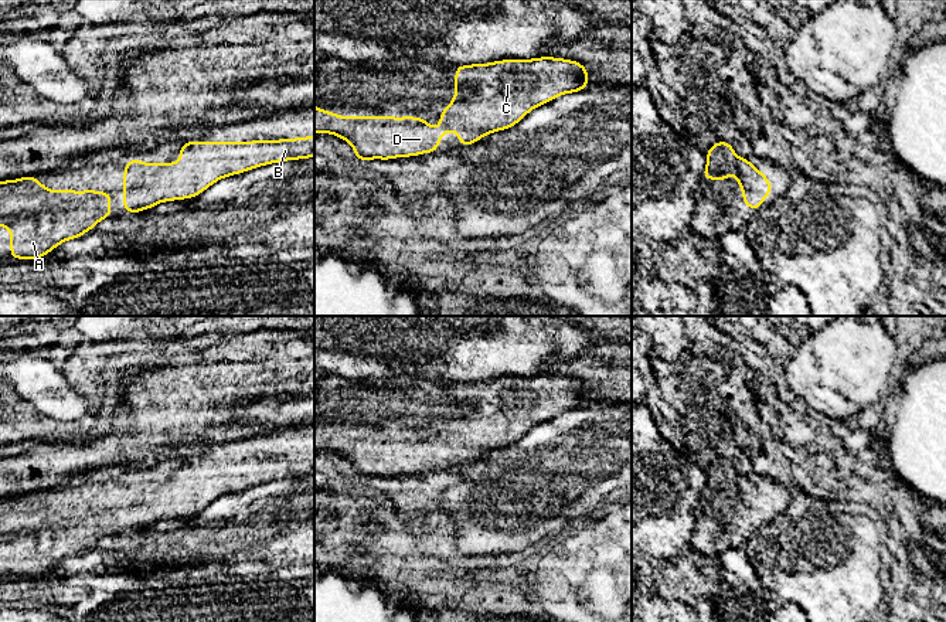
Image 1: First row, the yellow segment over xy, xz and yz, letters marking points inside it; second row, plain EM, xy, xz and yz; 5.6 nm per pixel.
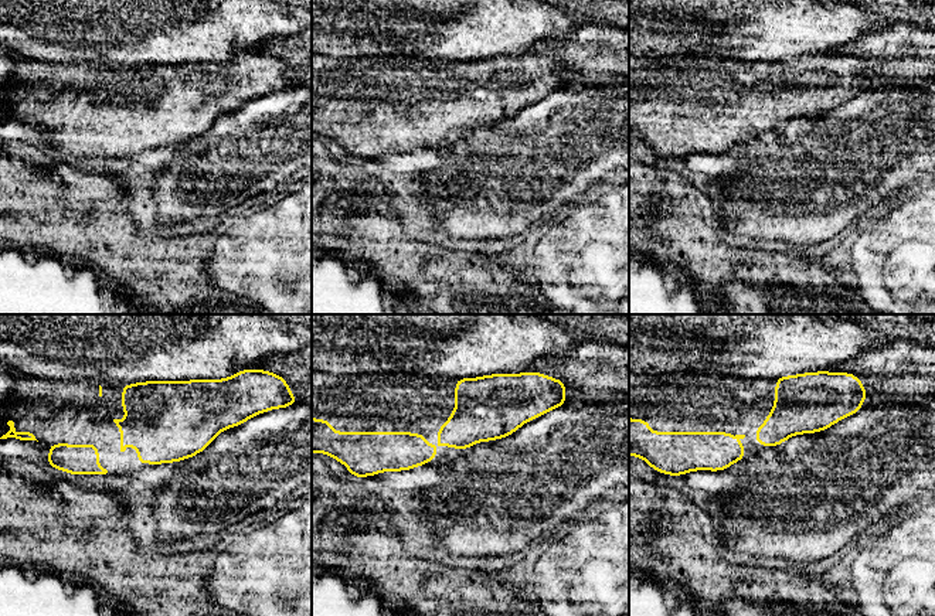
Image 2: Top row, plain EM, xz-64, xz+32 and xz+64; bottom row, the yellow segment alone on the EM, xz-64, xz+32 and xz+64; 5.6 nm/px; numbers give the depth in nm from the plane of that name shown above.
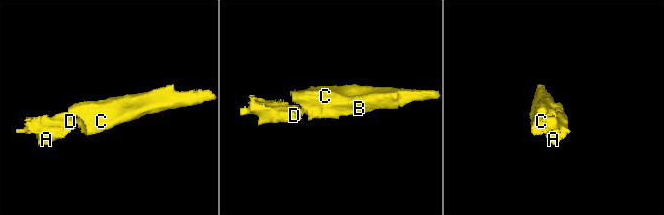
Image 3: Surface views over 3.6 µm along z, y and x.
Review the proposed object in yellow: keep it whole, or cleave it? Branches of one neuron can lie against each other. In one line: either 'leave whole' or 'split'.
leave whole

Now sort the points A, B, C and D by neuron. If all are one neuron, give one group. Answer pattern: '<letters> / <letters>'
A B C D

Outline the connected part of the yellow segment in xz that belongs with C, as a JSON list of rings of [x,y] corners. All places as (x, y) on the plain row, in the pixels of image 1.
[[[558,374],[456,383],[455,415],[448,425],[440,426],[438,446],[429,443],[428,435],[337,434],[334,428],[320,428],[314,421],[314,451],[329,451],[348,459],[354,466],[354,475],[363,480],[371,476],[385,479],[397,475],[436,470],[439,459],[448,448],[457,451],[459,465],[474,462],[486,452],[515,443],[528,429],[561,412],[591,405],[588,394],[589,390],[582,380]]]

